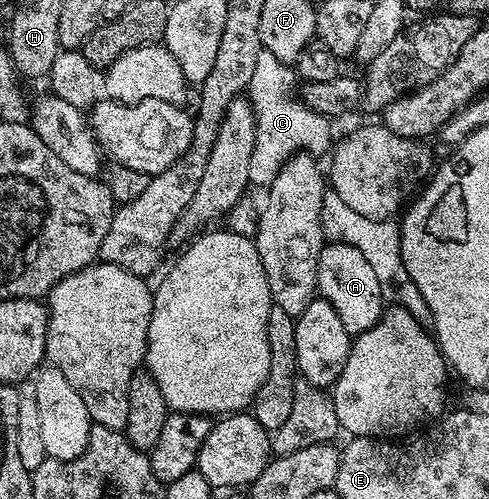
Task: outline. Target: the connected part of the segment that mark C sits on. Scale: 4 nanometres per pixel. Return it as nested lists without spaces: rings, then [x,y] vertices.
[[[263,48],[260,50],[257,66],[246,91],[255,112],[255,140],[248,177],[253,187],[271,186],[274,177],[296,153],[304,151],[313,156],[321,156],[320,154],[326,154],[331,149],[334,140],[331,119],[314,112],[301,99],[295,97],[293,92],[297,84],[298,76],[289,63],[279,60],[274,52]]]

